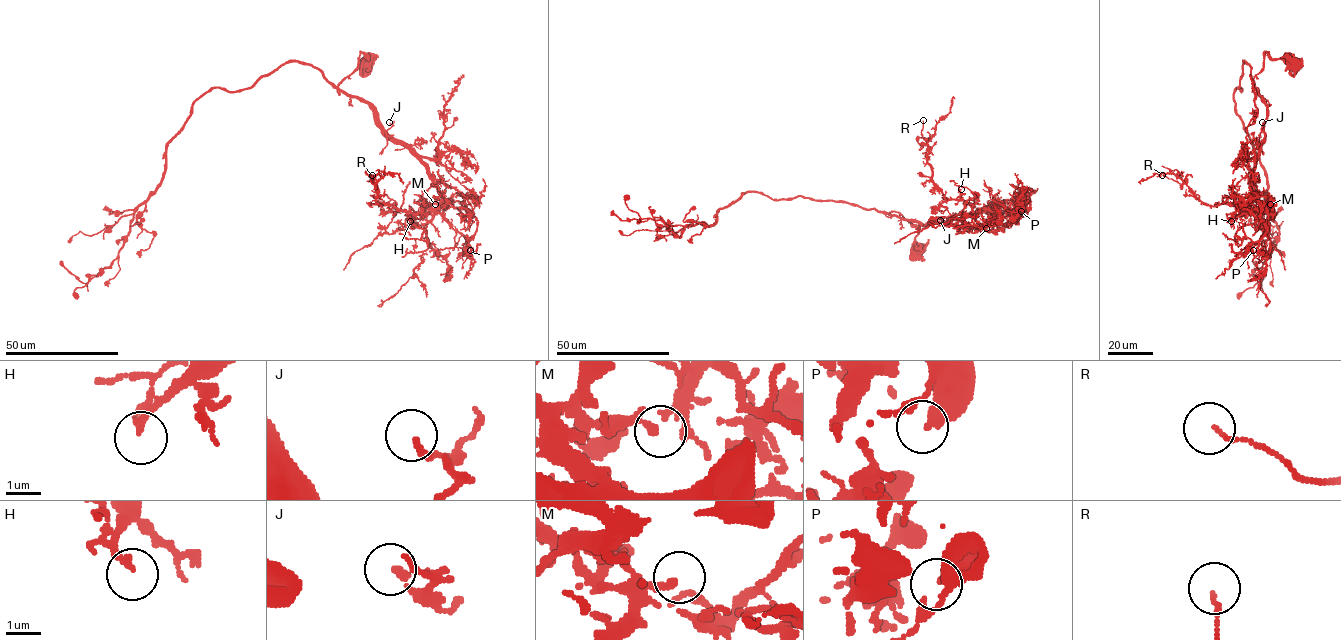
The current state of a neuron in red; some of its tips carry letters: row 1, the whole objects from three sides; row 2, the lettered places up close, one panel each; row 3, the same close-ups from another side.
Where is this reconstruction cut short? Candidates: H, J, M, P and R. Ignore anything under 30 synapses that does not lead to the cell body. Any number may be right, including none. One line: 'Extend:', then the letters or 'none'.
Extend: none

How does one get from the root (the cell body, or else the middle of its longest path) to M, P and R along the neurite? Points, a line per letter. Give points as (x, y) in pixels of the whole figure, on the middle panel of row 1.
M: (918, 253), (917, 228), (890, 212), (928, 225), (988, 210), (990, 222), (979, 227), (986, 228)
P: (918, 253), (917, 228), (890, 212), (928, 225), (988, 210), (988, 223), (1011, 224), (1017, 201), (1021, 211)
R: (918, 253), (917, 228), (890, 212), (922, 225), (992, 214), (980, 224), (932, 181), (923, 120)

